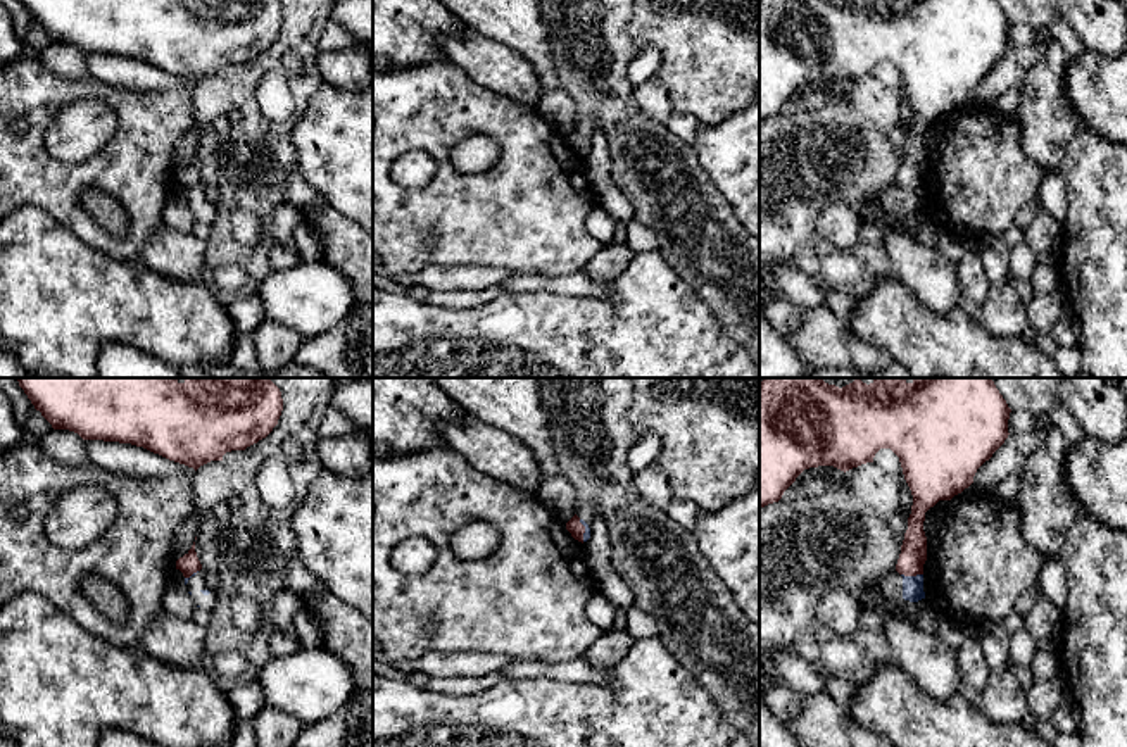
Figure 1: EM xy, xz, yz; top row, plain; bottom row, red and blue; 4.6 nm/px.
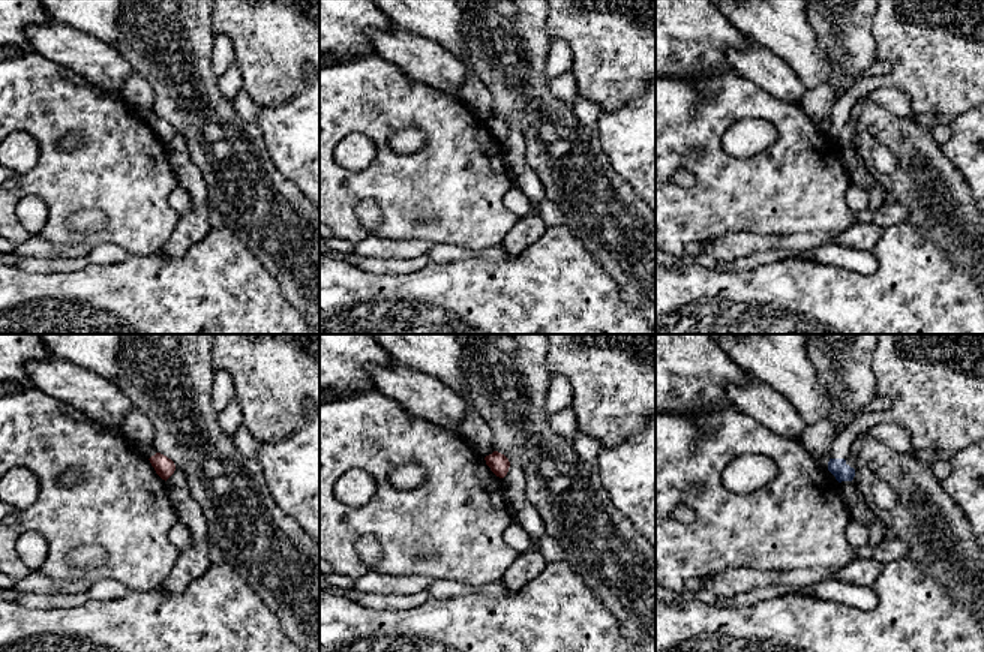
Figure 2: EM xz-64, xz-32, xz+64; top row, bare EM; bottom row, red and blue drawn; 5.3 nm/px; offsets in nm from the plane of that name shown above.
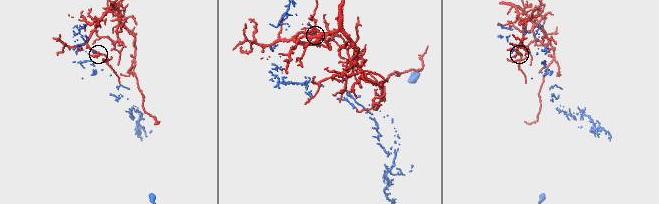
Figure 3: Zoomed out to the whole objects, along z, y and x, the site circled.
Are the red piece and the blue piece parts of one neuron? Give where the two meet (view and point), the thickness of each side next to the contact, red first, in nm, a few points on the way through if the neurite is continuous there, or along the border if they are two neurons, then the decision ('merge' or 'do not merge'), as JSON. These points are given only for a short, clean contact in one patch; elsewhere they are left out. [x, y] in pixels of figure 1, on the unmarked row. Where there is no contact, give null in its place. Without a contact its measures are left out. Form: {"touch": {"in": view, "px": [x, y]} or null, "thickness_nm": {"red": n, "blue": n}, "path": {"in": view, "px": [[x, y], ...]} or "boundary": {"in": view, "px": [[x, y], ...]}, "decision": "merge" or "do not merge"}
{"touch": {"in": "yz", "px": [912, 188]}, "thickness_nm": {"red": 130, "blue": 100}, "decision": "do not merge"}

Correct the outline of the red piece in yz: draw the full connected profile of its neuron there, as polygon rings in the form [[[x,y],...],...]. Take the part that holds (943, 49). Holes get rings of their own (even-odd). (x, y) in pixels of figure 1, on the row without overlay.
[[[759,0],[759,122],[778,116],[804,83],[834,79],[846,86],[873,76],[880,62],[891,62],[899,71],[913,109],[896,185],[904,190],[923,188],[925,126],[939,114],[951,114],[973,97],[977,83],[1008,52],[1010,26],[1011,22],[996,0]]]

